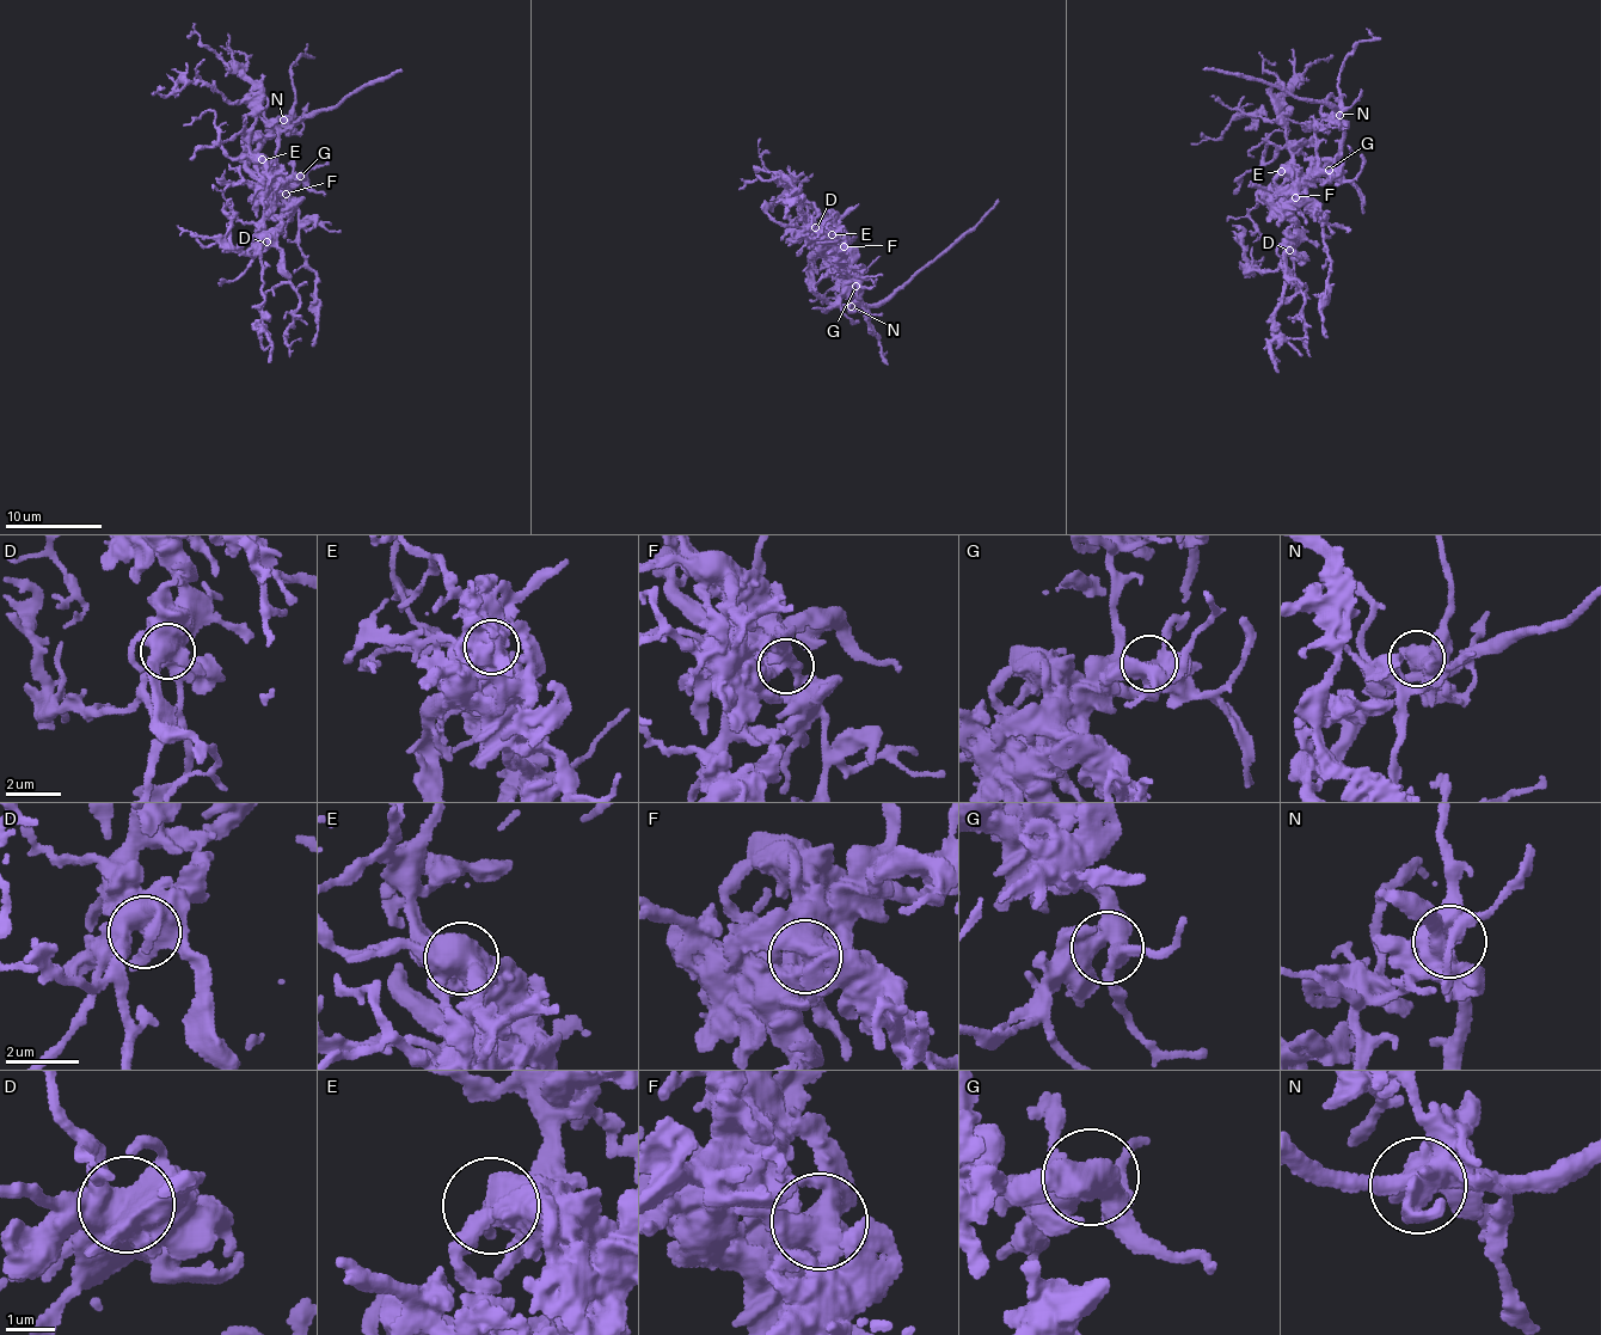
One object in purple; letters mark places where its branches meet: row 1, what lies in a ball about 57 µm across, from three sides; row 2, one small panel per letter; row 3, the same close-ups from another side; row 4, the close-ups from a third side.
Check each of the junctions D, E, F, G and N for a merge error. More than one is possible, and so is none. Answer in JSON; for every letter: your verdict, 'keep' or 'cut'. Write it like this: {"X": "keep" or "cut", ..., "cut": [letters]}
{"D": "keep", "E": "keep", "F": "keep", "G": "keep", "N": "keep", "cut": []}

